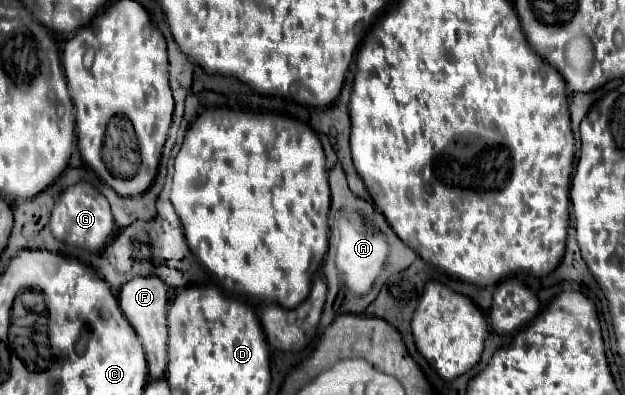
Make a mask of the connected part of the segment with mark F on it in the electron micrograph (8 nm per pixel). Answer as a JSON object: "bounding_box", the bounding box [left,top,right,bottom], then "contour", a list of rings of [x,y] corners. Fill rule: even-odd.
{"bounding_box":[119,275,169,379],"contour":[[[155,275],[133,277],[131,281],[127,281],[123,285],[123,289],[119,293],[119,307],[143,343],[149,377],[163,379],[165,371],[167,371],[167,309],[169,309],[167,285]]]}

